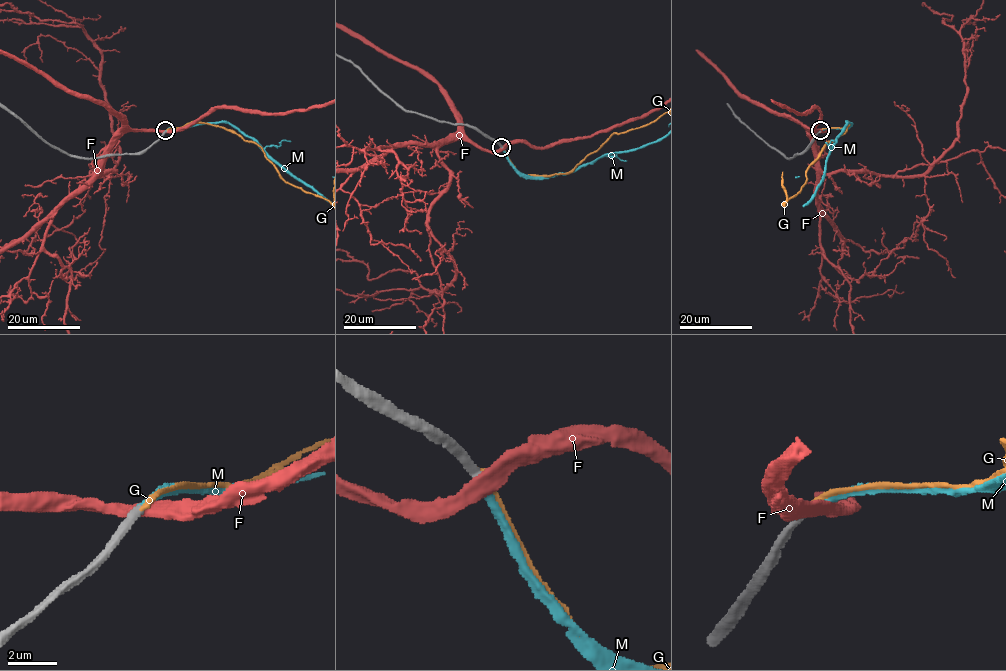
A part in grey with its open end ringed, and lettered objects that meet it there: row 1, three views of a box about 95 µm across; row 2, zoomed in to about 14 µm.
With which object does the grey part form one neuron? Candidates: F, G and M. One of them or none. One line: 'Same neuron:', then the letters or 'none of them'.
Same neuron: M

